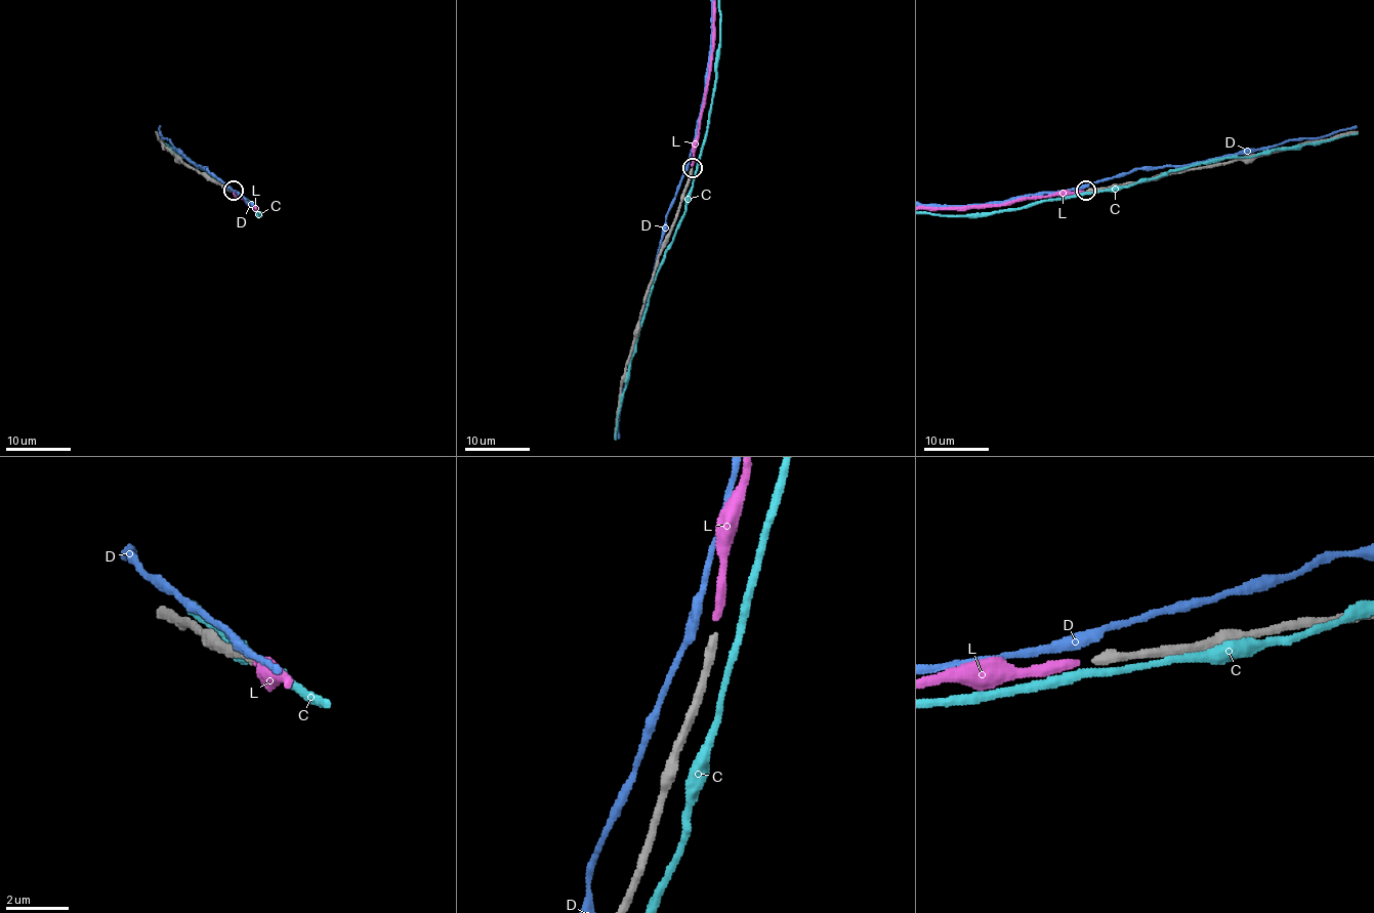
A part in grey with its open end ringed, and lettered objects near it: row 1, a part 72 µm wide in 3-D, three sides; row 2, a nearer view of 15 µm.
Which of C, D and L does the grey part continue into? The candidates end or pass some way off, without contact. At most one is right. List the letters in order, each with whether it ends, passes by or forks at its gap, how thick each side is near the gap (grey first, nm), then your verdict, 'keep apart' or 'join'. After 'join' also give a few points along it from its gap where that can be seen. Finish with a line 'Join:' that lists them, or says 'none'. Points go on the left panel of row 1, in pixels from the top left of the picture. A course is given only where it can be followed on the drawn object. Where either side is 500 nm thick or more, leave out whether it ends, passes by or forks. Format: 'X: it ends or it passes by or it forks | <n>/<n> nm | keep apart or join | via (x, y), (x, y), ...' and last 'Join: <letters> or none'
C: it passes by | 280/240 nm | keep apart
D: it passes by | 280/320 nm | keep apart
L: it ends | 280/280 nm | join | via (233, 191), (254, 208), (254, 205)
Join: L

